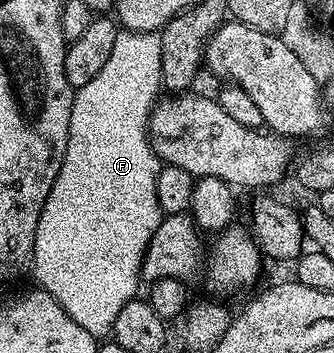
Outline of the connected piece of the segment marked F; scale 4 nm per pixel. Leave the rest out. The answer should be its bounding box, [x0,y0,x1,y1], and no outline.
[31,30,162,337]

